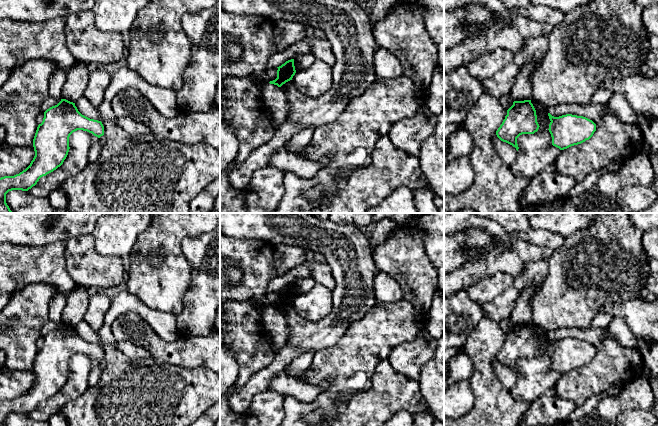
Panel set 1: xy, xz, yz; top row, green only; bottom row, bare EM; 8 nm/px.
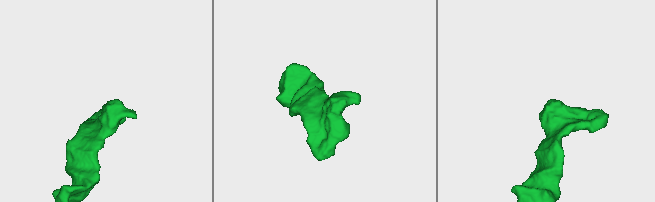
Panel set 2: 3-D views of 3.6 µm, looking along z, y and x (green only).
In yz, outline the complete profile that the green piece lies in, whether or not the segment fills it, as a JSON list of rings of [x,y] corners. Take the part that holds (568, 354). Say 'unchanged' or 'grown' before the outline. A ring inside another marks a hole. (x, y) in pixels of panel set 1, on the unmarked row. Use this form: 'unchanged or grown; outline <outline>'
unchanged; outline [[[548,337],[550,348],[549,356],[552,369],[560,374],[581,368],[589,364],[596,355],[596,348],[583,340],[566,338],[554,341]]]

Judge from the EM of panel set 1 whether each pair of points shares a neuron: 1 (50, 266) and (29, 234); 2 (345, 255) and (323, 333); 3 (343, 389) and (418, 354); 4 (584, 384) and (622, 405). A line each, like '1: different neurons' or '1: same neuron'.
1: different neurons
2: same neuron
3: different neurons
4: different neurons

